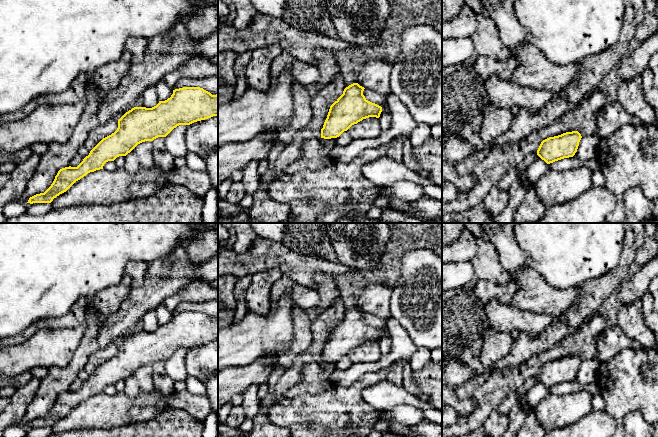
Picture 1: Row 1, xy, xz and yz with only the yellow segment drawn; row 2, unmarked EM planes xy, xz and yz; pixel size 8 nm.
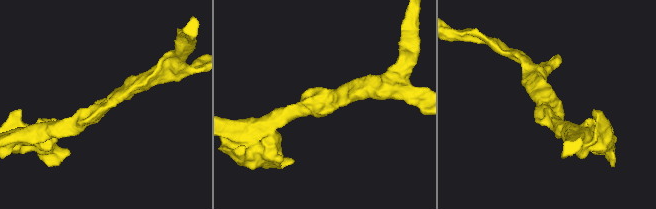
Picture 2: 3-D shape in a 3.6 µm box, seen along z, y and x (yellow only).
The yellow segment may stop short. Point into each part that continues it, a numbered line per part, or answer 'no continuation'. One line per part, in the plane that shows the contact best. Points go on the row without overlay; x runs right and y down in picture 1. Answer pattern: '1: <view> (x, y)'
no continuation

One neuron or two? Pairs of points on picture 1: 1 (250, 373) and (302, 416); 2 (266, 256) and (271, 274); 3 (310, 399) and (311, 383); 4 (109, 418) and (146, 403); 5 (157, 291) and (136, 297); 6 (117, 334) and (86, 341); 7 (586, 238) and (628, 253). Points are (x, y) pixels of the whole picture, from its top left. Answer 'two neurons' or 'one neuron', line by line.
1: two neurons
2: two neurons
3: two neurons
4: one neuron
5: one neuron
6: two neurons
7: two neurons

